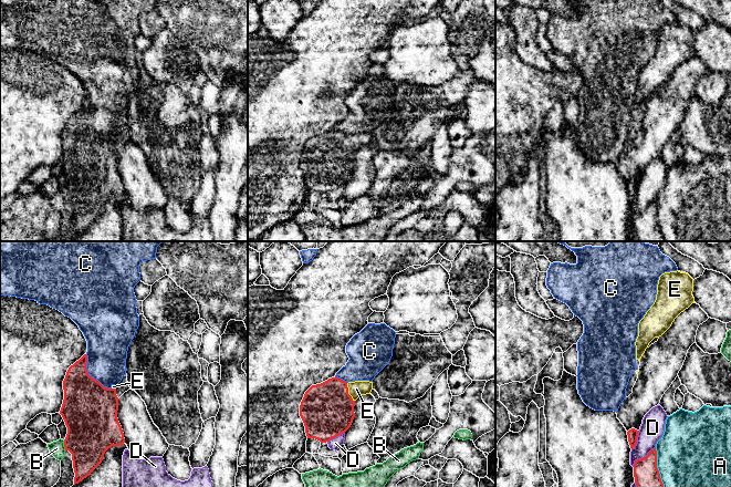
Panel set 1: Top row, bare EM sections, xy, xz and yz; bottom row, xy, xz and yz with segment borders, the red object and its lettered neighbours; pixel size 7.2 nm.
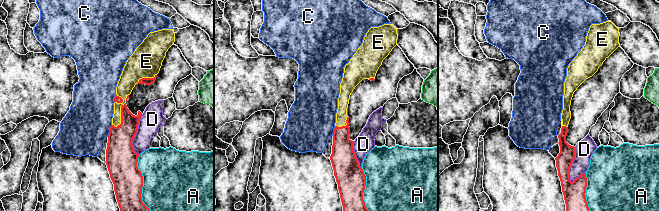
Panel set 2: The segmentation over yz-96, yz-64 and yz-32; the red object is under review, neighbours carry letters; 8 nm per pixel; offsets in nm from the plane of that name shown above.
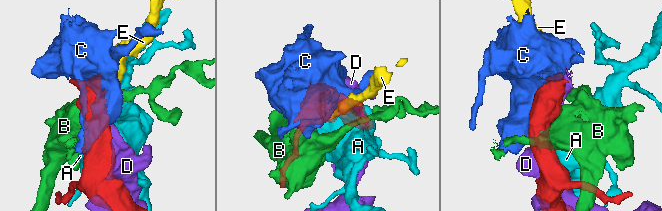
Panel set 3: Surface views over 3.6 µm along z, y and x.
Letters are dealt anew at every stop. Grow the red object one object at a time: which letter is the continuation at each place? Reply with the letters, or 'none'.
E

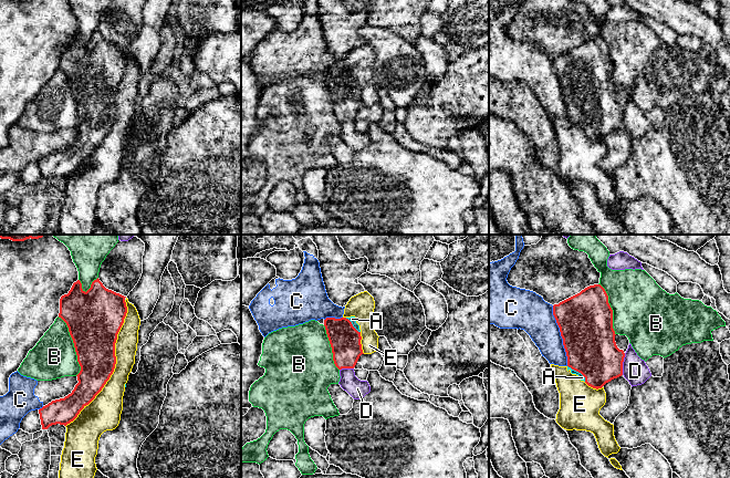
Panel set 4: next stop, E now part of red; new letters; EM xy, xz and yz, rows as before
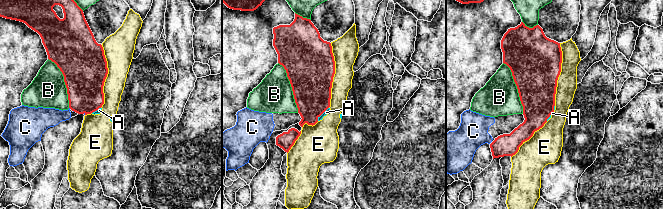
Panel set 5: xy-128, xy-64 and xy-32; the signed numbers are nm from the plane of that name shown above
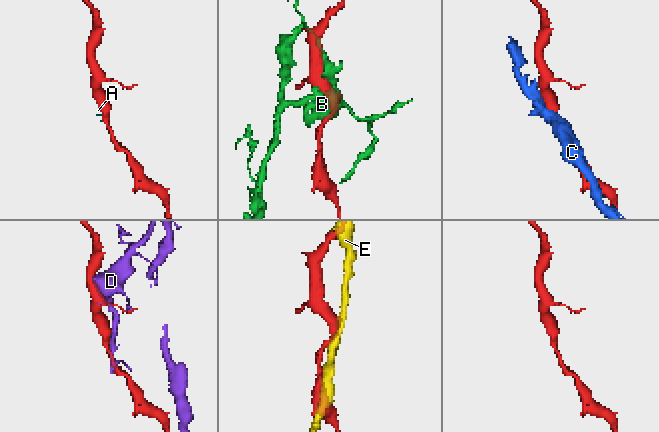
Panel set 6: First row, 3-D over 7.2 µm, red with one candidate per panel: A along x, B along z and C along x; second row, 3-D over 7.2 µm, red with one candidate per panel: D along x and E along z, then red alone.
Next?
none

